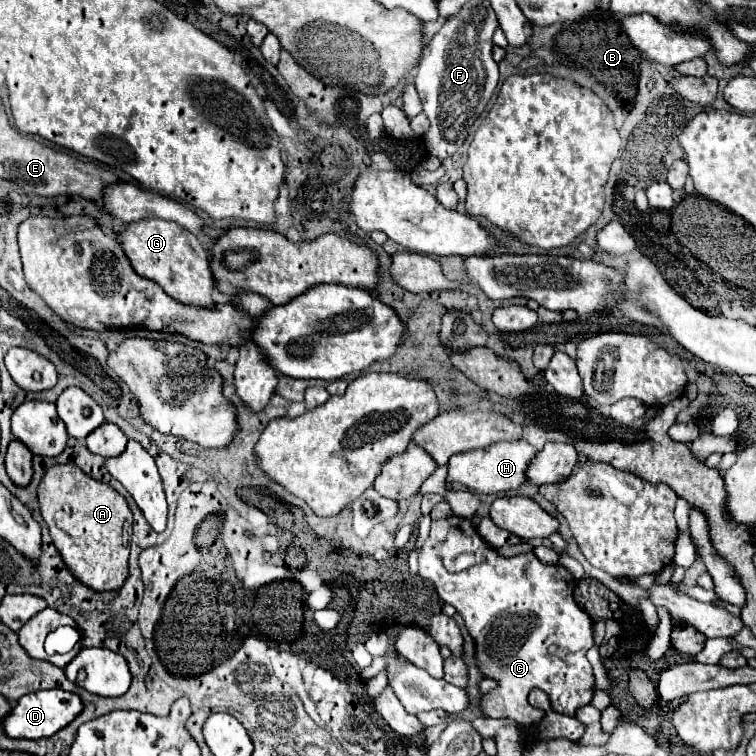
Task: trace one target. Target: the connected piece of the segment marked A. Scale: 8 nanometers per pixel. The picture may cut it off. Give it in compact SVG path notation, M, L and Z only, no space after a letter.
M73 464L51 466L37 488L37 498L53 544L75 578L99 592L119 588L127 578L129 560L129 546L123 542L123 524L131 520L127 500L115 488L91 478Z

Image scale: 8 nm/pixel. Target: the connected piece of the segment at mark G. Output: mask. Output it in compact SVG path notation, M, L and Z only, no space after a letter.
M151 218L147 222L133 222L119 230L121 244L125 254L129 256L135 272L143 278L155 280L171 298L181 304L193 306L215 306L213 290L217 288L217 280L211 274L209 258L201 242L191 236L187 230L179 228L175 222Z

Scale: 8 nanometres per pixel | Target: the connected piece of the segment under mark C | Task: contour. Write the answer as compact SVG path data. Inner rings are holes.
M453 515L432 521L425 546L419 552L419 576L431 580L441 600L455 606L455 610L463 616L469 634L477 642L477 662L483 662L479 664L479 670L499 684L499 688L481 698L485 716L513 718L523 730L525 738L529 728L543 718L543 712L533 708L527 700L531 688L541 688L547 692L551 708L567 716L575 716L577 708L591 702L595 690L594 676L585 652L593 646L593 620L575 604L575 578L565 566L543 564L533 552L505 558L481 538L471 520Z

